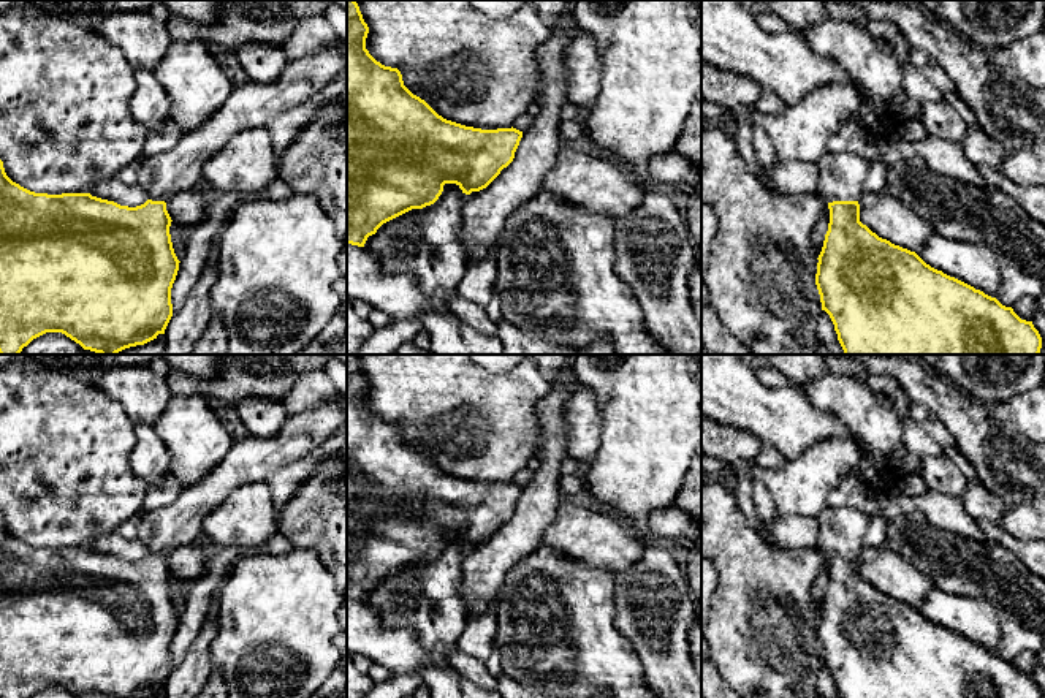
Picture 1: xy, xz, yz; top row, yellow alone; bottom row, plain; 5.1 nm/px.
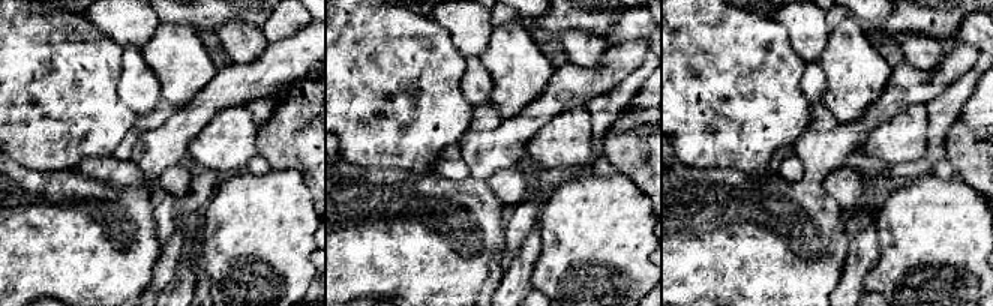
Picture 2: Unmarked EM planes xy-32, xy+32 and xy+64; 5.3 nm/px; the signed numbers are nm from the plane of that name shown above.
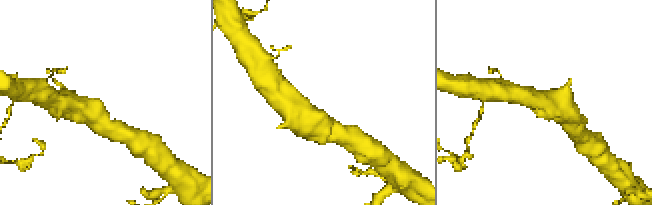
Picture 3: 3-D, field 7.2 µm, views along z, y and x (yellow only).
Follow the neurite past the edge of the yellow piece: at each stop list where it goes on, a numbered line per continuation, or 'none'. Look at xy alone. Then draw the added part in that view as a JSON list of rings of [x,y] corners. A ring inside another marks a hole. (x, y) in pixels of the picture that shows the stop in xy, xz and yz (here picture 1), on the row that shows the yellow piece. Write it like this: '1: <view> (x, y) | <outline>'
1: xy (250, 105) | [[[347,43],[288,60],[282,74],[268,84],[245,79],[234,85],[225,104],[198,130],[184,135],[166,152],[144,155],[138,184],[149,199],[168,203],[176,193],[203,182],[204,163],[236,133],[266,127],[277,116],[306,103],[325,90],[337,76],[347,73]]]

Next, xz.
none

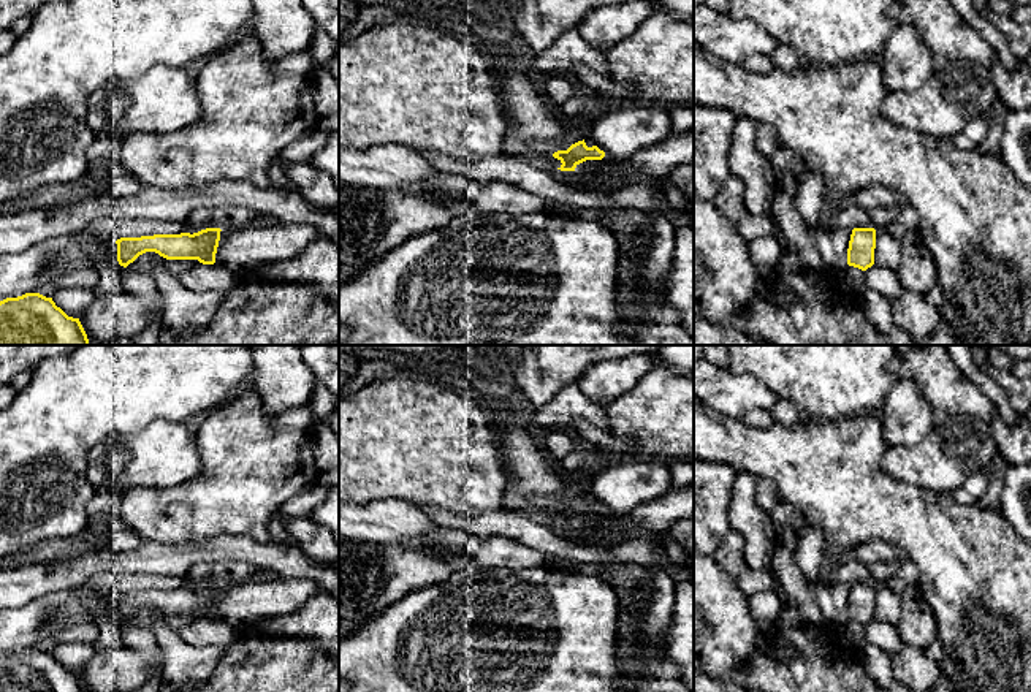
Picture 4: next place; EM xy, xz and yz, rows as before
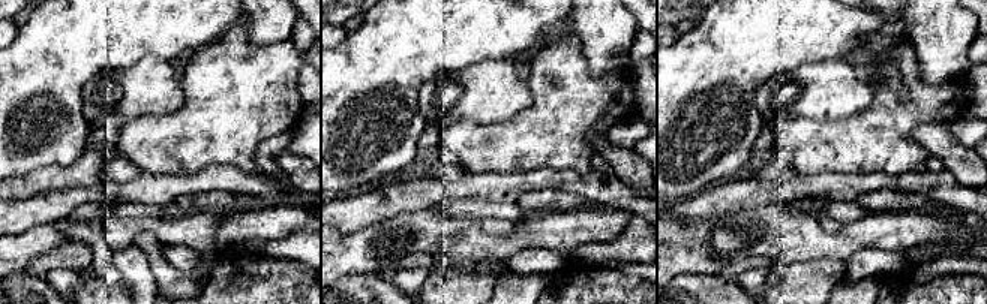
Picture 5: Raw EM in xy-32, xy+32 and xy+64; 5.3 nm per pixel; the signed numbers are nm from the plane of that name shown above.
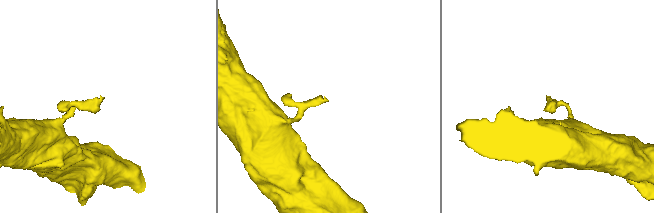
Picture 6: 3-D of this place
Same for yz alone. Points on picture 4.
none

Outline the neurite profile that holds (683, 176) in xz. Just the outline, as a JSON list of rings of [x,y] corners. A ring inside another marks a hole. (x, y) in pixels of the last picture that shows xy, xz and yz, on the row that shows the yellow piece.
[[[694,162],[681,165],[671,171],[668,171],[665,176],[657,179],[654,185],[659,188],[665,188],[668,184],[673,184],[678,187],[678,190],[691,201],[694,203]]]

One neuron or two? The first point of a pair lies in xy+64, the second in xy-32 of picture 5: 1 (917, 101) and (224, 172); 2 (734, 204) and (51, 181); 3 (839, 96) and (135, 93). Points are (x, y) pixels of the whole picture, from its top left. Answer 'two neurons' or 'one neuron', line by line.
1: two neurons
2: two neurons
3: one neuron

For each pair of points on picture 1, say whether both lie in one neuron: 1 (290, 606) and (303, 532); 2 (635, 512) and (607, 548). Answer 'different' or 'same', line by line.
1: different
2: different

